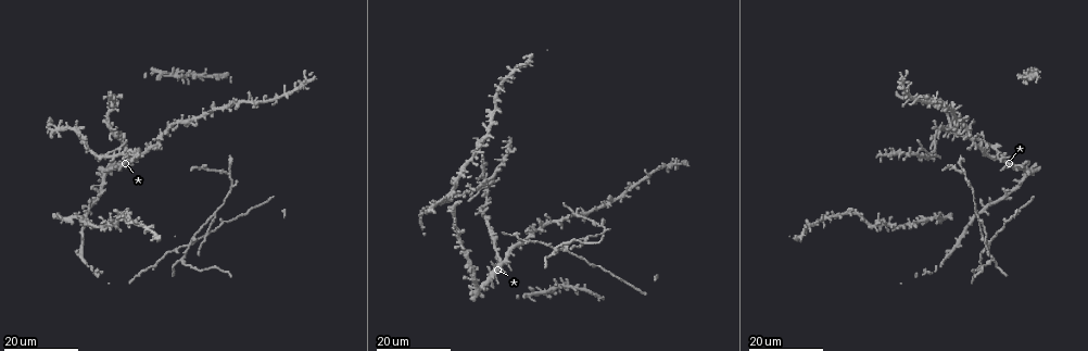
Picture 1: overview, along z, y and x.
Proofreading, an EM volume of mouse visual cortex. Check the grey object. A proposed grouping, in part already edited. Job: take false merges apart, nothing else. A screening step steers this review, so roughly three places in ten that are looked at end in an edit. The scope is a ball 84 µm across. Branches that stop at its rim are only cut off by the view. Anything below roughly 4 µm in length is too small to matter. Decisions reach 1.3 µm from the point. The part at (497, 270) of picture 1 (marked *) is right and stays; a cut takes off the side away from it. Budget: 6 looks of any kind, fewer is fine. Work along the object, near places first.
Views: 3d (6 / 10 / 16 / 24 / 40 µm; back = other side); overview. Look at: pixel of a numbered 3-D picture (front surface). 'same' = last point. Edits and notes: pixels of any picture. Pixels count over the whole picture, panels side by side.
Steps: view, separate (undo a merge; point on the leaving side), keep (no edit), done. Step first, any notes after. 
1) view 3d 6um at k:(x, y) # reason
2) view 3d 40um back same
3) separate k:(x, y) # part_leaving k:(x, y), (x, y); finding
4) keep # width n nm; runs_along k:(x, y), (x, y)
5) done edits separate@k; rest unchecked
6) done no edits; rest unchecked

view 3d 24um at 1:(230, 177) # three arms meet

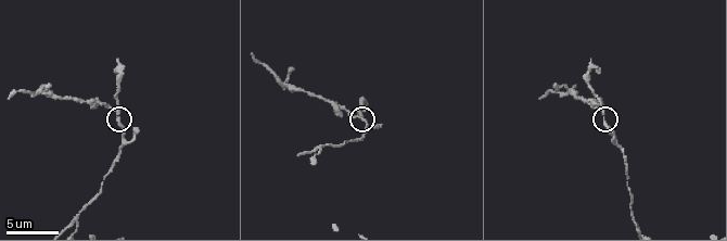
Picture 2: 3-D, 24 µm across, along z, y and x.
view 3d 6um at 2:(603, 111)

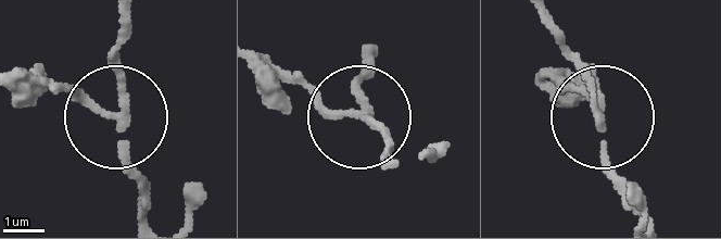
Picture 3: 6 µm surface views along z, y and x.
separate 3:(72, 89) # arms 3; part_leaving 3:(355, 115), (255, 74); a second neuron is stuck on

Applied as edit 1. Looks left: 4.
view 3d 16um at 1:(113, 133) # arms part here

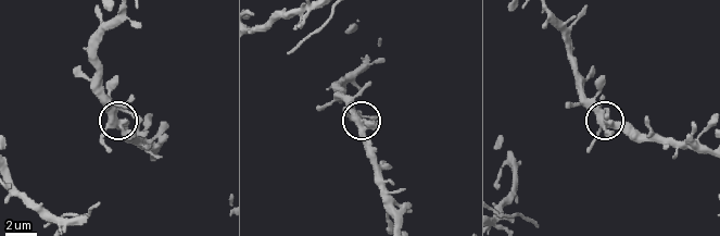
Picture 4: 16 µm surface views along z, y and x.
view 3d 10um at 4:(602, 125)

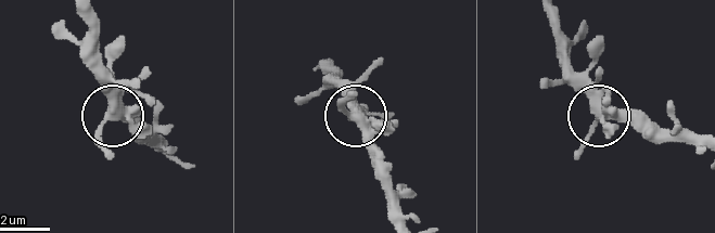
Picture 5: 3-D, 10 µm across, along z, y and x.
keep # side_arm 25 um; runs_along 5:(403, 218), (385, 155), (358, 118), (353, 83); all the same neuron

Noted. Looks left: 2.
view 3d 24um at 1:(561, 221) # three arms meet

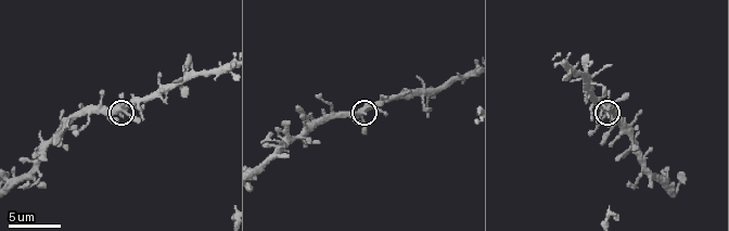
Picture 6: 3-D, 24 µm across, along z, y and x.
view 3d 6um at 6:(119, 104) # zoom in

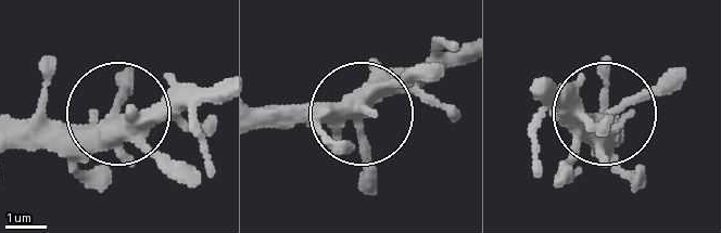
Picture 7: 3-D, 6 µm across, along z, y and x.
keep # runs_along 7:(258, 124), (331, 124), (404, 92), (452, 120); one neuron here

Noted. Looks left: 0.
done edits separate@3; rest unchecked

